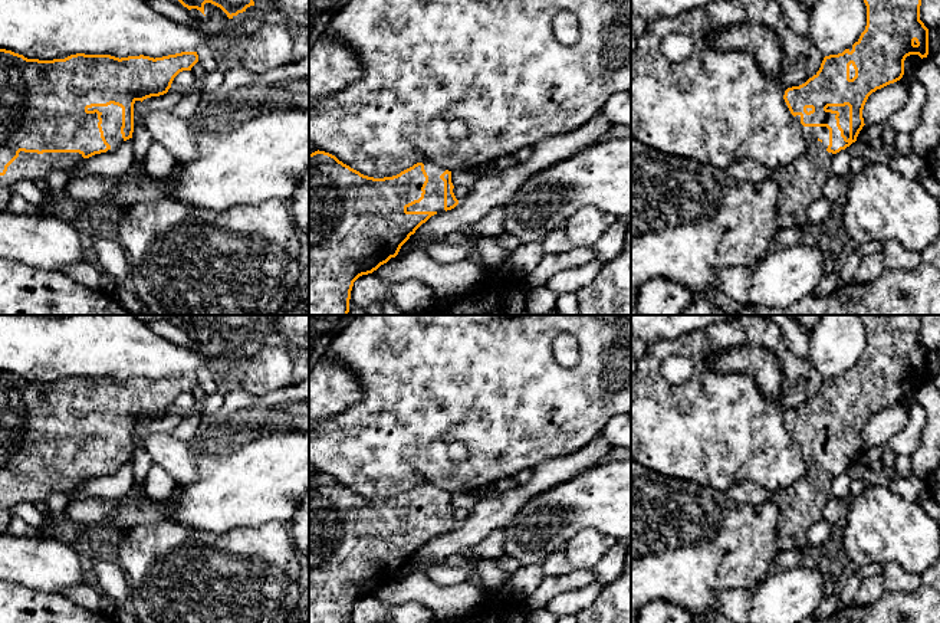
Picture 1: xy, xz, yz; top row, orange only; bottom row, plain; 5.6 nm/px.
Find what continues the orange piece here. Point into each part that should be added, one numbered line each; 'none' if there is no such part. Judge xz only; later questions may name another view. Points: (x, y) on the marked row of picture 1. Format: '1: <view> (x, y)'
1: xz (433, 200)

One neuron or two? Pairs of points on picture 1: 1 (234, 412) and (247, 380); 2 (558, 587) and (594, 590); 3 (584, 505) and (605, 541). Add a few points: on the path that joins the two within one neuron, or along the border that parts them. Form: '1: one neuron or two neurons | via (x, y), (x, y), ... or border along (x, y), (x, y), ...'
1: two neurons | border along (239, 387), (253, 394), (266, 394), (278, 390)
2: two neurons | border along (595, 580), (558, 593), (546, 605)
3: two neurons | border along (615, 537), (591, 528), (582, 528), (567, 541)

